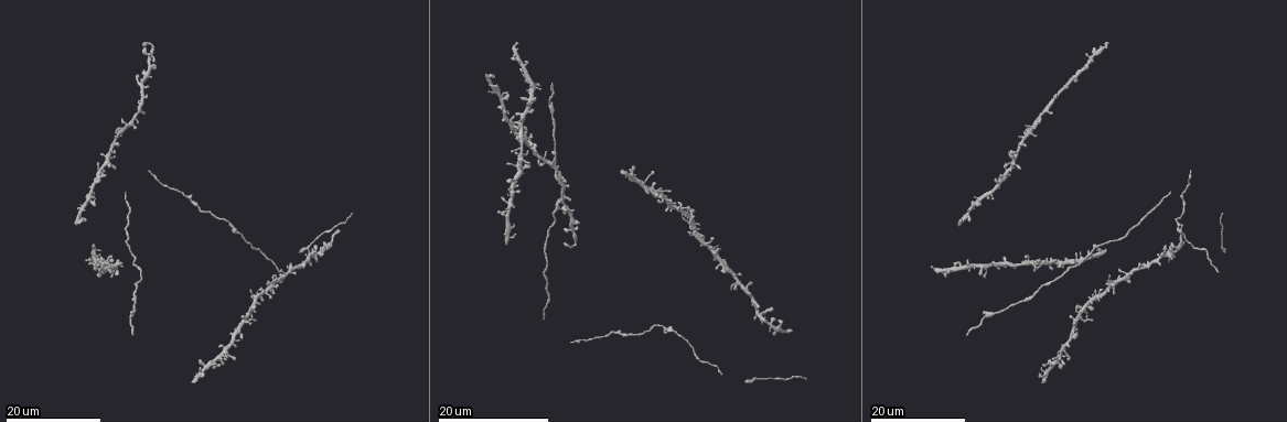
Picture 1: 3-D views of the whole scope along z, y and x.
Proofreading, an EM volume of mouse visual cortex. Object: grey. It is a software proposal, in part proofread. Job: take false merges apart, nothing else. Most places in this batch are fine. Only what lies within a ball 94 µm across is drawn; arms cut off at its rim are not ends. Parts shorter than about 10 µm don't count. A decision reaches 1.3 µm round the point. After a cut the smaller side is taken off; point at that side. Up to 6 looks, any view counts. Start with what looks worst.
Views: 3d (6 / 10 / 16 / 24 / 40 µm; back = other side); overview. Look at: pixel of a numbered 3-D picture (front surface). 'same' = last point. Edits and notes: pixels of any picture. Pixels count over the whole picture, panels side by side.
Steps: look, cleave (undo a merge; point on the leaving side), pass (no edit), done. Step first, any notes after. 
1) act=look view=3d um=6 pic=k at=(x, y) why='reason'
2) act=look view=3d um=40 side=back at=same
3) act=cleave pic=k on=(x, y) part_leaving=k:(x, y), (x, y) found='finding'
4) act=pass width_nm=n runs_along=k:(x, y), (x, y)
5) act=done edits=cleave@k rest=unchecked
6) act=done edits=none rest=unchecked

act=look view=3d um=24 pic=1 at=(1166, 256)

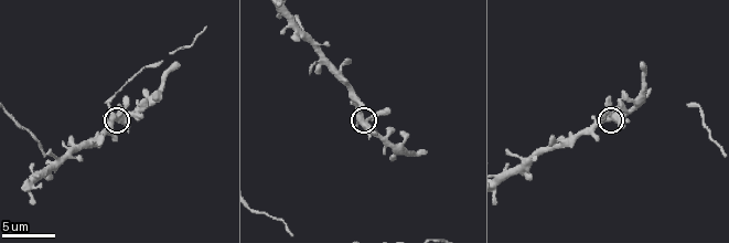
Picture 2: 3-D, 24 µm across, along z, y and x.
act=look view=3d um=10 pic=2 at=(610, 118) why='zoom in'

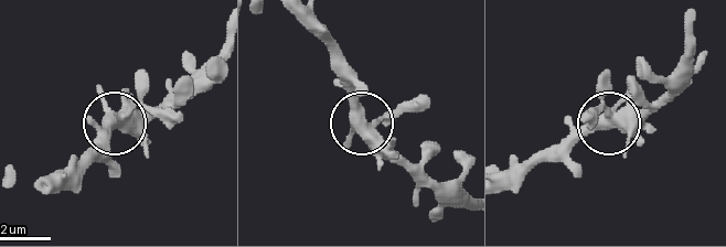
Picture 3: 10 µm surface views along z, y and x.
act=pass arms=4 found='one neuron here'

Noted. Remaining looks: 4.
act=look view=3d um=10 pic=2 at=(392, 158) why='sudden change in width'

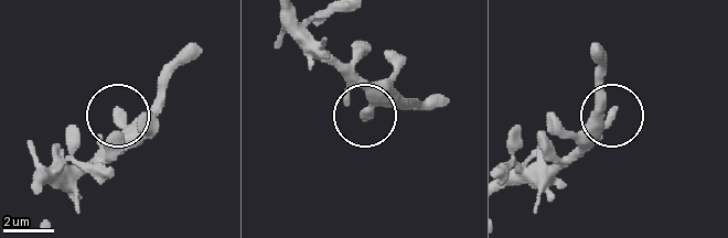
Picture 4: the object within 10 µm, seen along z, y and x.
act=look view=3d um=10 side=back pic=4 at=(117, 114)

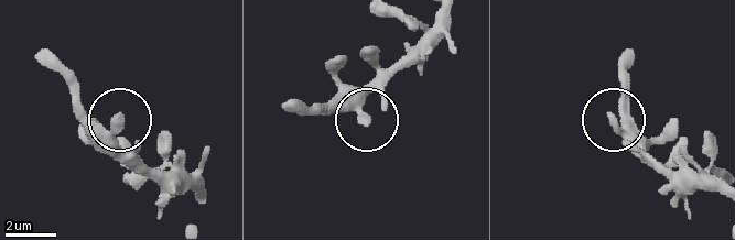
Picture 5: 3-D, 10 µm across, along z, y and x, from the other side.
act=pass width_nm=360 found='continuous, no second neuron'

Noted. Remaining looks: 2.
act=look view=3d um=24 pic=1 at=(1100, 247)

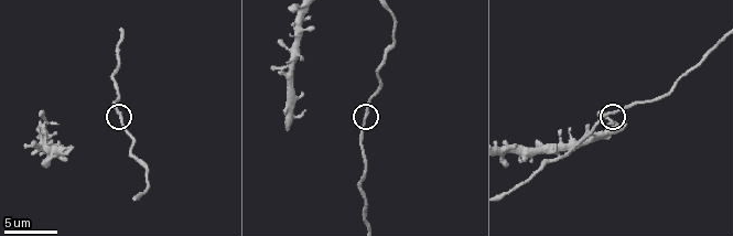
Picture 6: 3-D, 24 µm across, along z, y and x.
act=look view=3d um=6 pic=6 at=(367, 115)

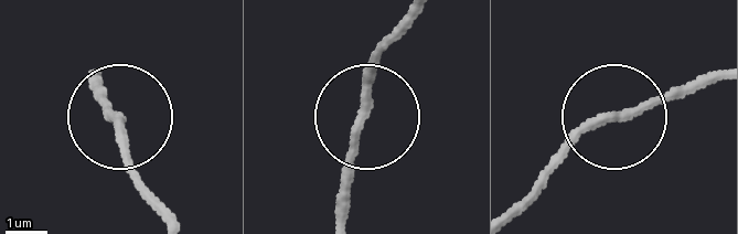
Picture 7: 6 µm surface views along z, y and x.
act=pass width_nm=220 found='one neuron here'

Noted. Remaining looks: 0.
act=done edits=none rest=unchecked

